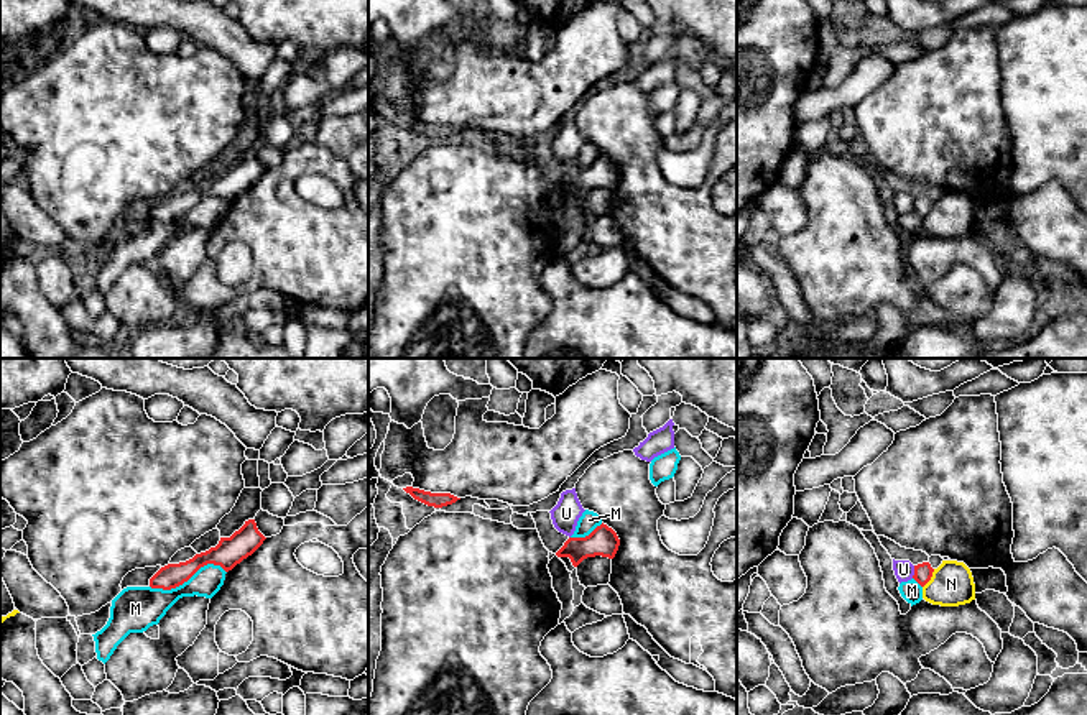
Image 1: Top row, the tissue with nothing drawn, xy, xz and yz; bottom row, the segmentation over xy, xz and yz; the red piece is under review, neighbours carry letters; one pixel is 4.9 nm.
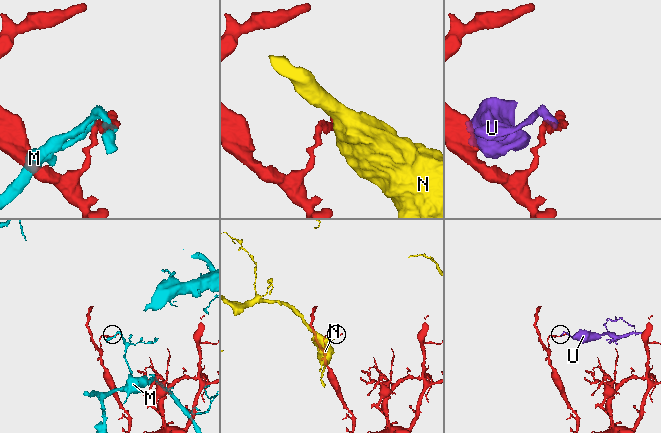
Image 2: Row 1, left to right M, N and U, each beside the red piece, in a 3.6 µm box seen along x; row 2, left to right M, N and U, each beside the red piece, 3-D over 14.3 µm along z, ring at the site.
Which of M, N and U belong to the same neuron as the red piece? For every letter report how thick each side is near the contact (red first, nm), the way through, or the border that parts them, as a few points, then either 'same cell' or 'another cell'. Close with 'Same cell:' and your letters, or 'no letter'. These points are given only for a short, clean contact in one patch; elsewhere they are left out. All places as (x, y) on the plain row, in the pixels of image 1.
M: 140 nm thick on the red side, 190 nm on the other; another cell
N: 90 nm thick on the red side, 200 nm on the other; border along yz (934, 201), (923, 219); another cell
U: 90 nm thick on the red side, 100 nm on the other; border along yz (915, 198), (911, 209); another cell
Same cell: no letter

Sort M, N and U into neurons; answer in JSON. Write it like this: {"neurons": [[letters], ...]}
{"neurons": [["M"], ["N"], ["U"]]}

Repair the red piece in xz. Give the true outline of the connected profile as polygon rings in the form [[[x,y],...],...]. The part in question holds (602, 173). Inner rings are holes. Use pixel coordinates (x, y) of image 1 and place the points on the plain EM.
[[[602,155],[585,169],[569,169],[556,187],[569,189],[572,197],[577,199],[587,189],[602,187],[613,191],[618,178],[617,164]]]

